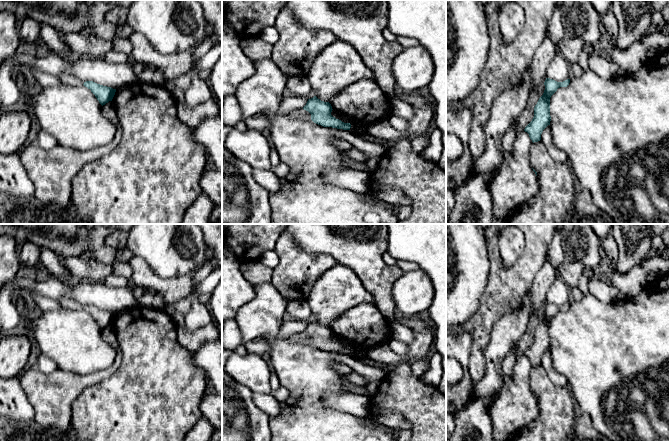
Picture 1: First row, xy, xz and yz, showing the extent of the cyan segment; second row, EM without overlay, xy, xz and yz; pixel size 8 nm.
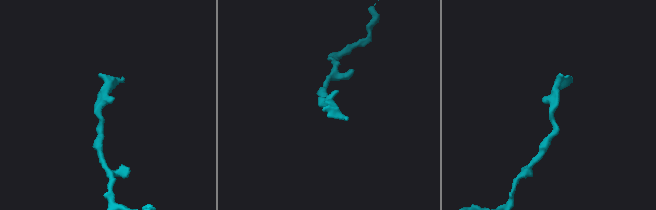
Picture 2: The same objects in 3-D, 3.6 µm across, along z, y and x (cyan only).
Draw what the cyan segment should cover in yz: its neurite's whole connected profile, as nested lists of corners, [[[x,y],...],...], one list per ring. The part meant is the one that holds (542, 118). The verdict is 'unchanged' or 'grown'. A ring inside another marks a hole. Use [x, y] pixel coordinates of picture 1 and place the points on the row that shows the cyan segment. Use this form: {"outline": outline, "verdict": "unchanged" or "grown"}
{"outline": [[[546,78],[544,85],[545,90],[534,107],[534,117],[532,121],[525,127],[524,131],[529,134],[532,142],[541,140],[543,130],[550,125],[550,98],[560,87],[567,87],[570,79],[563,82],[557,82],[553,79]]], "verdict": "unchanged"}

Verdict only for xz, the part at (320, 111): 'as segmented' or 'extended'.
as segmented

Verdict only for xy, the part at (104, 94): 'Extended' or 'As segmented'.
Extended

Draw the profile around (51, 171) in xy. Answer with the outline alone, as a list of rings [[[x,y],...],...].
[[[112,101],[102,106],[102,114],[116,127],[114,139],[107,145],[87,151],[59,145],[45,150],[35,142],[20,151],[21,162],[34,186],[34,197],[38,201],[69,206],[72,178],[85,164],[101,159],[117,147],[121,141],[122,127]]]

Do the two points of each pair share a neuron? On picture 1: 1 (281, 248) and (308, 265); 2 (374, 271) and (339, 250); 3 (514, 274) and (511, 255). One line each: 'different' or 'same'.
1: same
2: same
3: different

